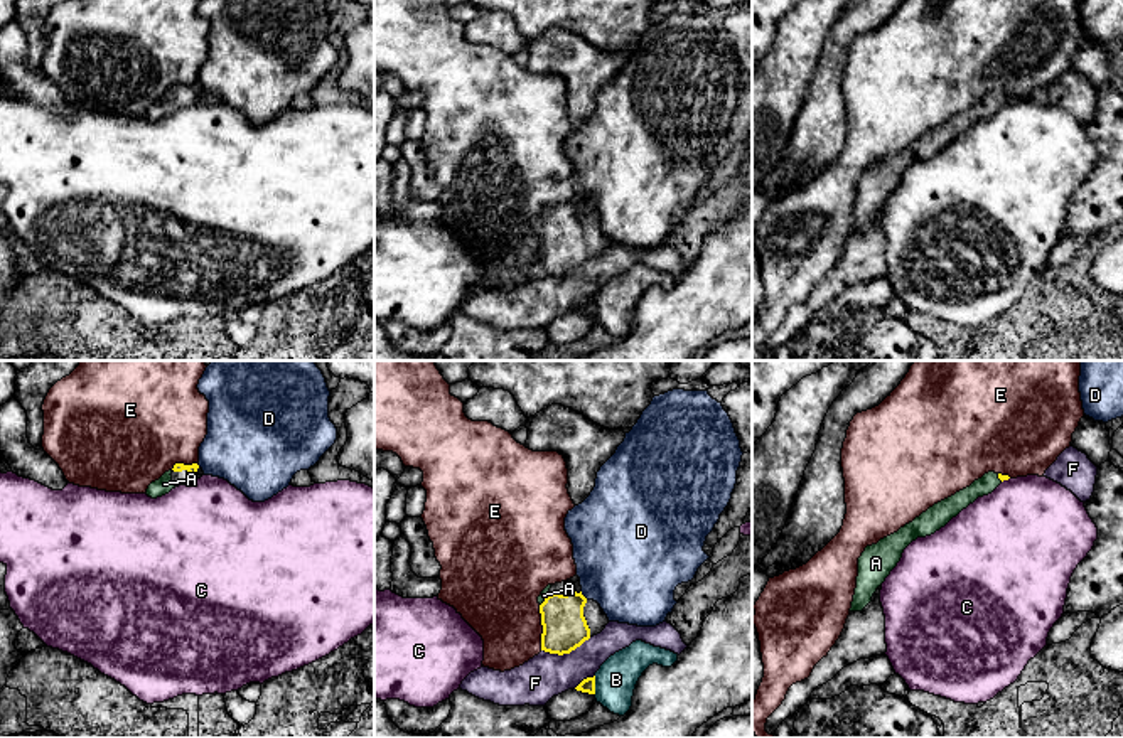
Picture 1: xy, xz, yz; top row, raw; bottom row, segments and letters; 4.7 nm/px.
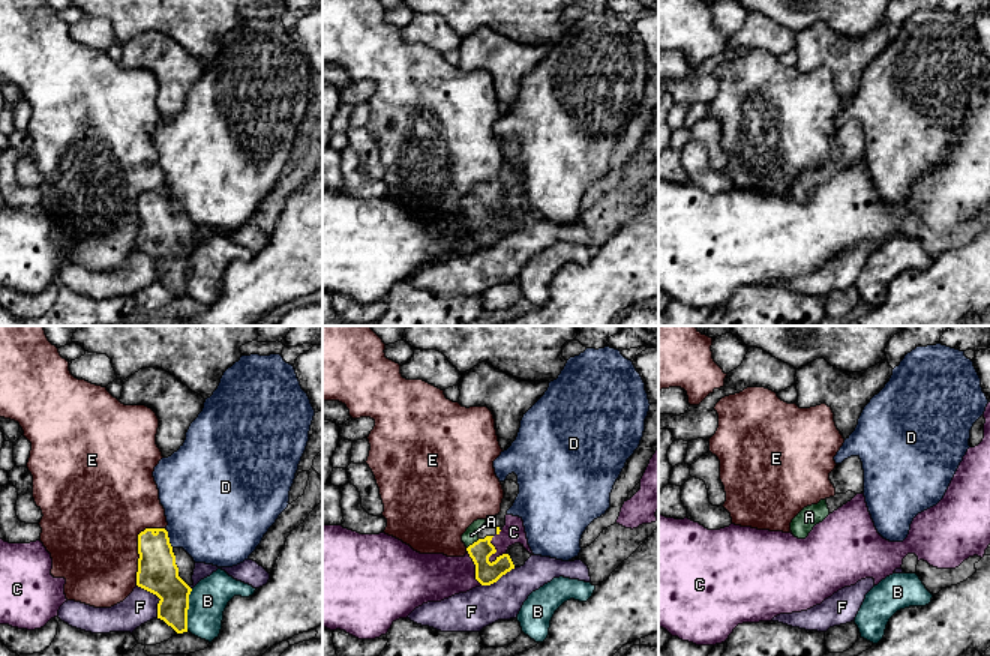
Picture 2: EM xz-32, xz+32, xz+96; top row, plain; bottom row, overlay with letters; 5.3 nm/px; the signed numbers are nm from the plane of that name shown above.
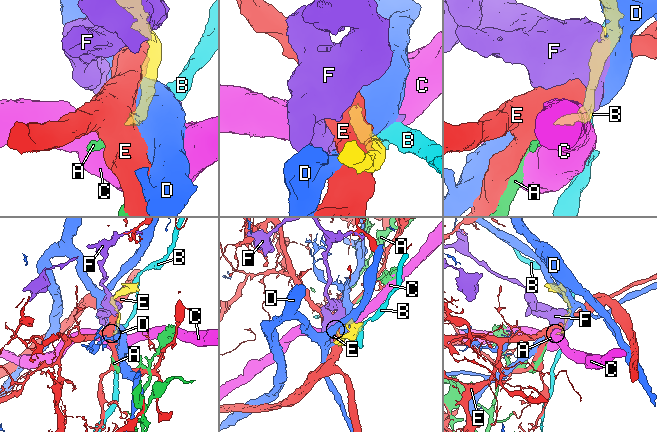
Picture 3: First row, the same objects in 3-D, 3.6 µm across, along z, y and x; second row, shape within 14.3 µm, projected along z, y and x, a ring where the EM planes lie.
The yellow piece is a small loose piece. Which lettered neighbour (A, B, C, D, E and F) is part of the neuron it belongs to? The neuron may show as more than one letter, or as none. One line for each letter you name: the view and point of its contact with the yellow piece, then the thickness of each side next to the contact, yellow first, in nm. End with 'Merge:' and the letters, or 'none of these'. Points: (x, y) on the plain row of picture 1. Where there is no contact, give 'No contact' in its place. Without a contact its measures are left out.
A: Touches yellow at xz (545, 223). Thickness 200 nm (yellow) against 40 nm
Merge: A

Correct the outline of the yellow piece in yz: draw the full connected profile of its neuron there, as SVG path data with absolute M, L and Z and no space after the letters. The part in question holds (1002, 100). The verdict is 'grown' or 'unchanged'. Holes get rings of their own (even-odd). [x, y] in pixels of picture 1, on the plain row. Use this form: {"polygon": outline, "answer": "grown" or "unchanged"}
{"polygon": "M988 94L970 110L934 126L897 155L880 162L877 167L867 168L858 180L857 211L850 234L862 234L872 224L873 216L897 189L904 172L912 163L934 157L978 120L991 116L1008 101L1008 98Z", "answer": "grown"}

